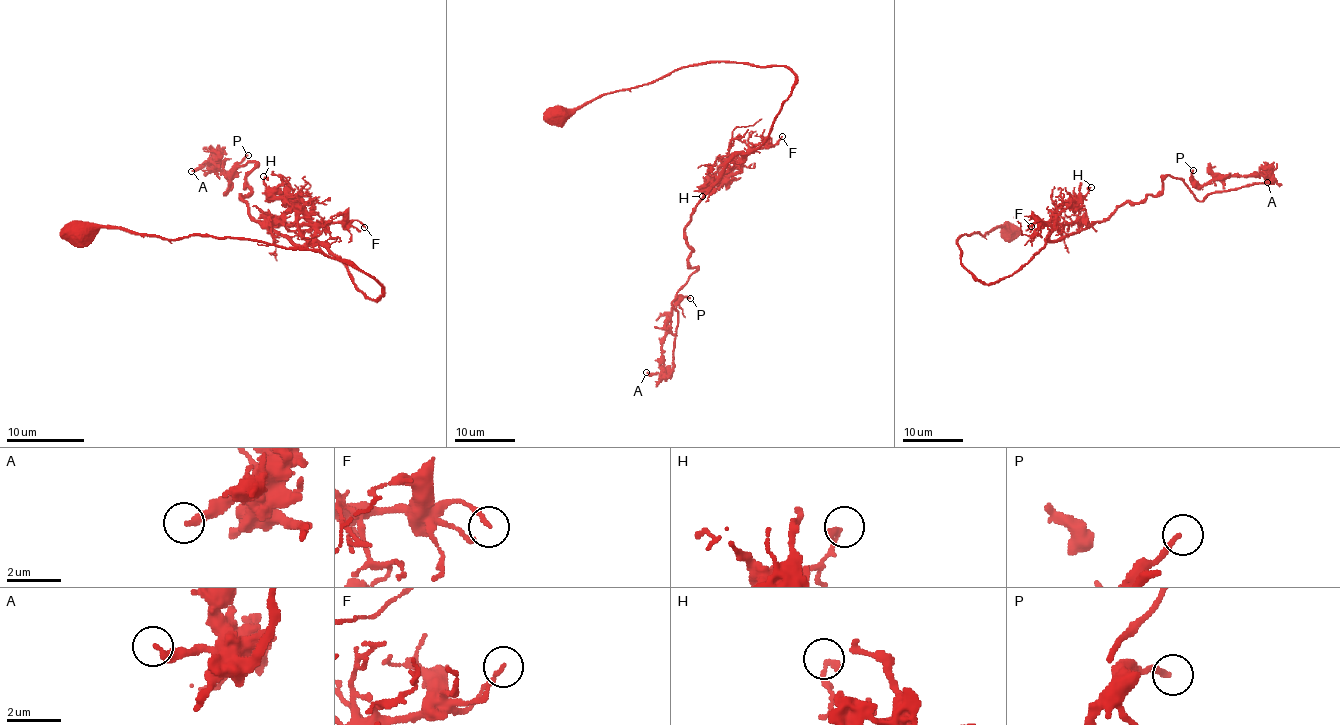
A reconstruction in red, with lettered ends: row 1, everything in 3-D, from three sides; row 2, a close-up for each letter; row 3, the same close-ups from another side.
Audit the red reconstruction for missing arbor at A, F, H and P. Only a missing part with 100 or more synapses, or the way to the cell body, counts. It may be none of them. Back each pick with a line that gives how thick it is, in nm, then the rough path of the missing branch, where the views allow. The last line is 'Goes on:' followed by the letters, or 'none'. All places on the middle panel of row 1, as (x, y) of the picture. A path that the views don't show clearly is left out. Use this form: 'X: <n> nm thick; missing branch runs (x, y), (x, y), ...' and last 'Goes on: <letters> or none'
Goes on: none

